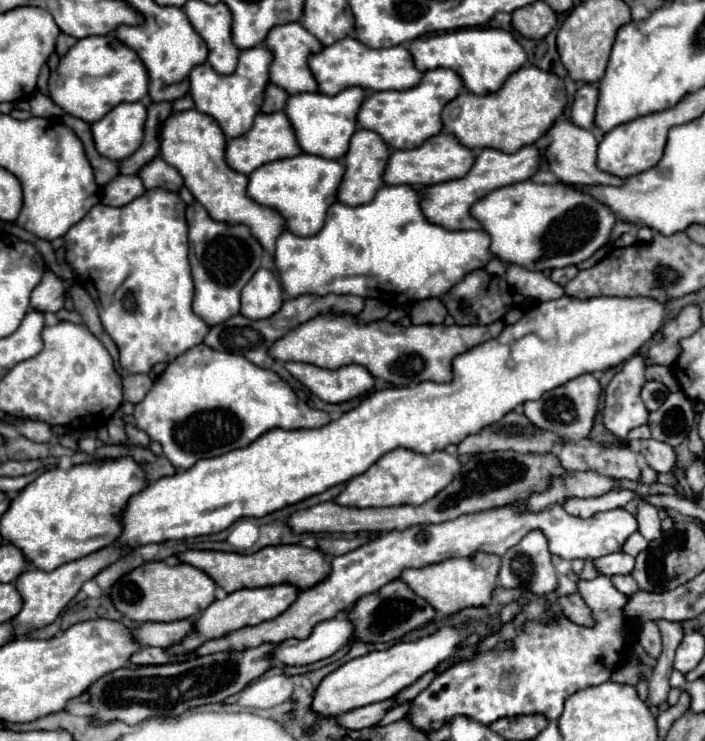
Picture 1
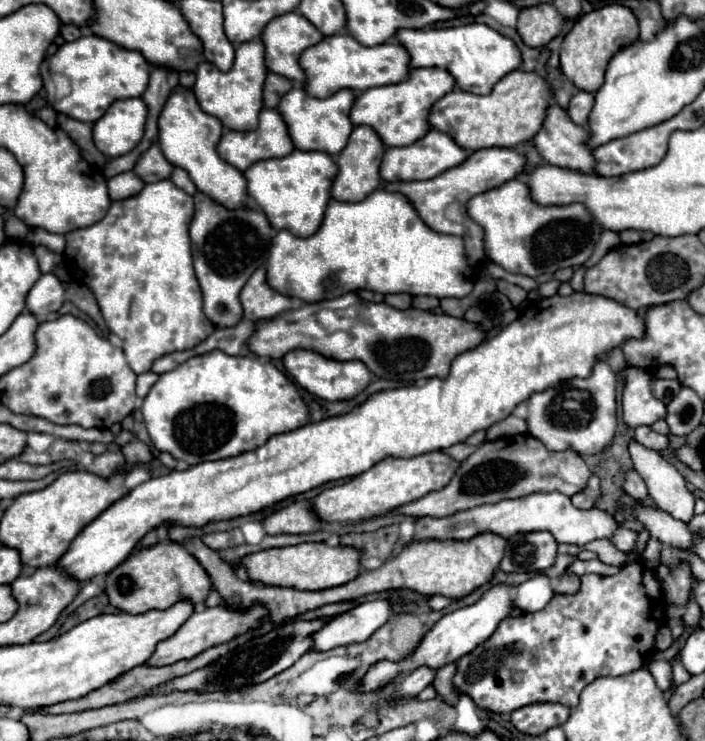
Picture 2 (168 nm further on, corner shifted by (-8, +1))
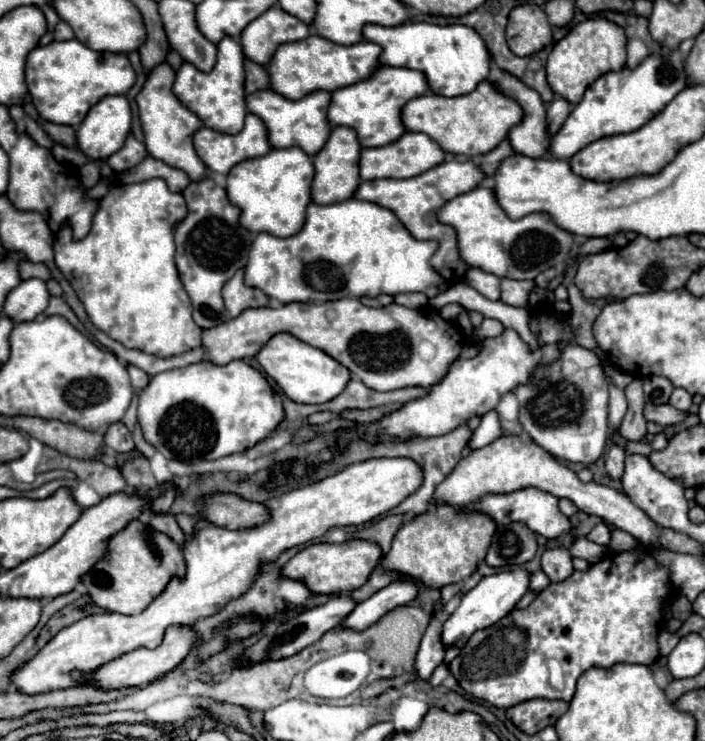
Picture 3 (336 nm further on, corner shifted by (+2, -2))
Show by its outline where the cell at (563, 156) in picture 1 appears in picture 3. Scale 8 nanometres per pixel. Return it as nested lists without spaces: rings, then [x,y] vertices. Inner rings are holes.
[[[505,73],[503,79],[495,83],[505,95],[513,97],[523,107],[523,121],[509,131],[509,143],[515,153],[539,159],[549,153],[551,135],[545,121],[545,105],[537,91],[525,87],[519,79]]]

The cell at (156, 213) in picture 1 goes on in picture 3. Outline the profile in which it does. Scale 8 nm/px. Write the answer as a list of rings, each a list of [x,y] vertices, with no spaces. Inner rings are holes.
[[[163,179],[131,185],[117,183],[99,201],[93,227],[85,239],[73,241],[71,231],[65,229],[55,235],[55,265],[75,289],[91,323],[127,349],[139,349],[157,357],[171,357],[201,345],[203,329],[191,317],[191,301],[175,267],[173,229],[185,219],[185,213],[187,209],[183,195],[171,193]]]

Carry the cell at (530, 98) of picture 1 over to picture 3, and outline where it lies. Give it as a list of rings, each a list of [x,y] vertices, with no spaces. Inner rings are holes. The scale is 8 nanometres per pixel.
[[[481,81],[469,95],[443,97],[427,93],[423,97],[411,99],[403,107],[403,123],[407,131],[425,133],[437,141],[443,151],[453,155],[467,155],[471,159],[493,151],[509,135],[509,129],[521,123],[521,117],[521,105],[499,91],[491,81]]]

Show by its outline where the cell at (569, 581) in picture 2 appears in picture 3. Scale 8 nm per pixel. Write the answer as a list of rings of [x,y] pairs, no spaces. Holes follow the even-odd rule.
[[[565,547],[545,551],[543,553],[543,559],[541,559],[541,565],[543,565],[543,571],[547,573],[547,577],[553,583],[565,581],[573,573],[571,555],[569,555],[569,549],[565,549]]]

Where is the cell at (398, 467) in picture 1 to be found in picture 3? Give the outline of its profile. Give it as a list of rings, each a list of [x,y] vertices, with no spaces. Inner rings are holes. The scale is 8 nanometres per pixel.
[[[369,459],[369,461],[361,461],[355,465],[349,465],[347,469],[339,471],[333,477],[327,477],[323,481],[293,489],[285,495],[279,497],[279,507],[271,511],[271,521],[261,525],[261,527],[253,527],[253,529],[241,529],[241,531],[227,531],[223,527],[217,527],[213,523],[207,521],[199,521],[195,527],[195,535],[193,539],[185,545],[183,555],[185,555],[185,563],[187,563],[187,575],[185,579],[173,579],[165,593],[161,593],[143,613],[139,615],[121,615],[121,613],[99,613],[99,615],[89,615],[65,629],[61,629],[33,659],[25,661],[21,667],[17,667],[11,673],[11,683],[17,687],[19,693],[25,695],[41,695],[41,693],[49,693],[49,691],[59,691],[59,689],[71,689],[71,687],[79,687],[83,683],[91,683],[95,679],[95,671],[99,667],[103,667],[105,663],[131,653],[139,647],[147,647],[147,649],[155,649],[157,645],[161,645],[163,641],[163,633],[169,625],[193,625],[197,619],[207,617],[217,613],[229,599],[239,597],[241,593],[245,593],[245,589],[249,589],[253,577],[257,575],[257,569],[261,563],[273,561],[279,557],[281,551],[295,547],[295,545],[303,545],[311,539],[317,539],[321,535],[325,535],[331,527],[351,527],[351,525],[365,525],[367,521],[385,515],[387,511],[391,511],[393,507],[397,507],[403,499],[407,499],[409,495],[413,495],[421,485],[423,485],[423,469],[419,463],[415,463],[413,459]],[[79,671],[79,679],[75,679],[71,673]]]

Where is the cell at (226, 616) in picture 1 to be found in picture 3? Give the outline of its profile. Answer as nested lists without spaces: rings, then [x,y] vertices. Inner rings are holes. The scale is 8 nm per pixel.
[[[191,625],[169,627],[165,631],[163,643],[157,649],[135,649],[133,653],[127,653],[125,657],[119,657],[117,661],[111,661],[109,665],[103,665],[97,671],[97,677],[95,677],[93,685],[103,687],[103,689],[115,689],[115,687],[123,689],[123,687],[131,687],[131,685],[151,683],[159,675],[165,675],[165,673],[173,671],[189,655],[189,651],[197,643],[197,639],[199,639],[199,635],[195,633],[195,629]]]

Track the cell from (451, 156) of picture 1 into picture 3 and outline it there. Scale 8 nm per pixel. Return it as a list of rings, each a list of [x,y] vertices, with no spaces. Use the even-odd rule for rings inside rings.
[[[407,131],[399,141],[389,143],[385,147],[373,147],[373,149],[363,149],[361,151],[361,179],[363,181],[373,181],[373,179],[409,179],[409,177],[417,177],[429,169],[433,169],[433,165],[441,165],[445,159],[443,149],[431,139],[425,137],[425,133],[411,133]]]

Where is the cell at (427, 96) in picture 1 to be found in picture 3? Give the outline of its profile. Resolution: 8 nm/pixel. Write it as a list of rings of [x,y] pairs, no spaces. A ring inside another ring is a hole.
[[[379,67],[371,75],[371,79],[333,91],[327,117],[331,125],[353,127],[363,147],[389,145],[405,133],[405,125],[401,125],[401,109],[405,107],[405,101],[411,101],[413,97],[421,97],[425,93],[429,93],[429,83],[425,73],[401,67]]]

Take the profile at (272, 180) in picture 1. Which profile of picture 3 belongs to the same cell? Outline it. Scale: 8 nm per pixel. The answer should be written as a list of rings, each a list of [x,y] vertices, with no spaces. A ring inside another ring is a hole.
[[[271,149],[265,157],[247,159],[237,163],[227,175],[227,197],[241,209],[241,225],[253,233],[273,233],[275,237],[291,237],[305,223],[305,211],[311,203],[311,181],[313,181],[313,161],[301,149]]]

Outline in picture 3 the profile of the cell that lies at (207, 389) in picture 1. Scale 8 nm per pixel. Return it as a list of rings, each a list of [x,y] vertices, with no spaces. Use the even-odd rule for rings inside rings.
[[[201,361],[155,375],[139,395],[137,419],[143,429],[143,437],[159,453],[163,453],[167,459],[177,459],[181,463],[195,463],[221,459],[255,447],[279,427],[279,423],[285,419],[285,411],[281,395],[275,393],[263,373],[249,363],[231,361],[227,365],[217,365],[211,361]]]

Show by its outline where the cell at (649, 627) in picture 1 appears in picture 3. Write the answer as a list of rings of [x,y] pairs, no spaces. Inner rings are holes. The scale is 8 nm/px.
[[[661,631],[659,637],[657,637],[657,643],[659,643],[659,655],[667,657],[667,655],[673,651],[673,647],[677,645],[677,641],[679,641],[679,635],[669,633],[669,631]]]

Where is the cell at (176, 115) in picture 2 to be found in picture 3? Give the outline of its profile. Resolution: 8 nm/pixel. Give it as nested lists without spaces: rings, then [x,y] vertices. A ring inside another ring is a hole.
[[[169,63],[159,65],[149,73],[141,93],[137,95],[139,117],[141,117],[141,125],[143,125],[143,133],[145,133],[145,147],[151,157],[155,157],[175,169],[185,171],[191,181],[201,181],[201,179],[205,179],[207,167],[193,149],[193,133],[197,133],[197,129],[201,129],[203,123],[193,111],[185,109],[185,105],[181,105],[181,101],[177,101],[177,97],[173,93],[173,81],[175,81],[175,71],[171,69],[171,65]]]

